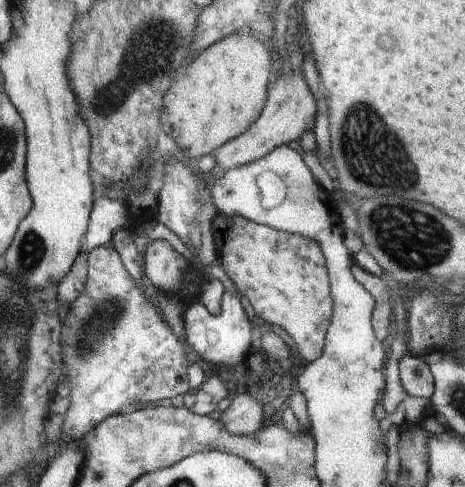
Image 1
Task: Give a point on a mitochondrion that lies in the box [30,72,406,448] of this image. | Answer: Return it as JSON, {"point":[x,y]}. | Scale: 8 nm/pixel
{"point":[104,318]}

